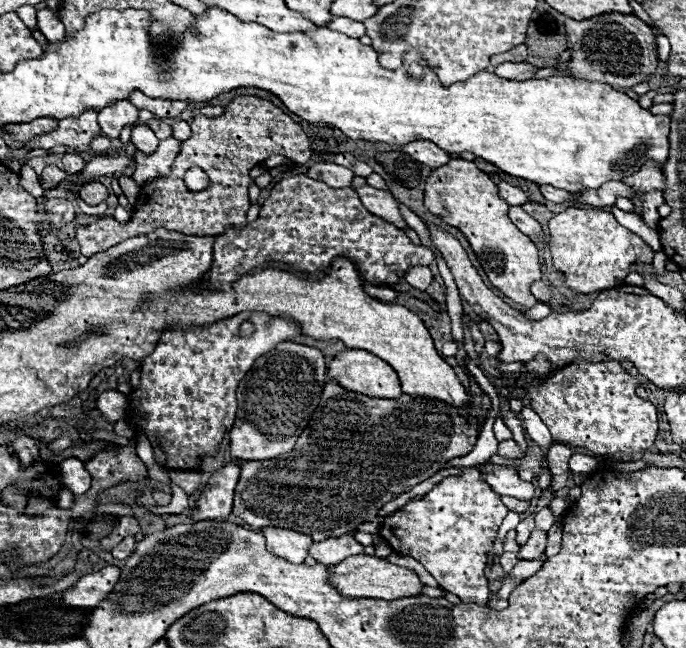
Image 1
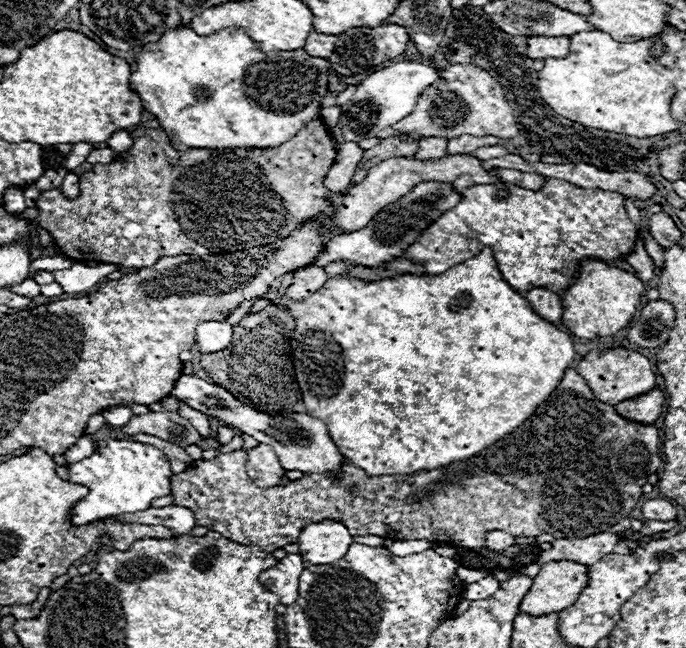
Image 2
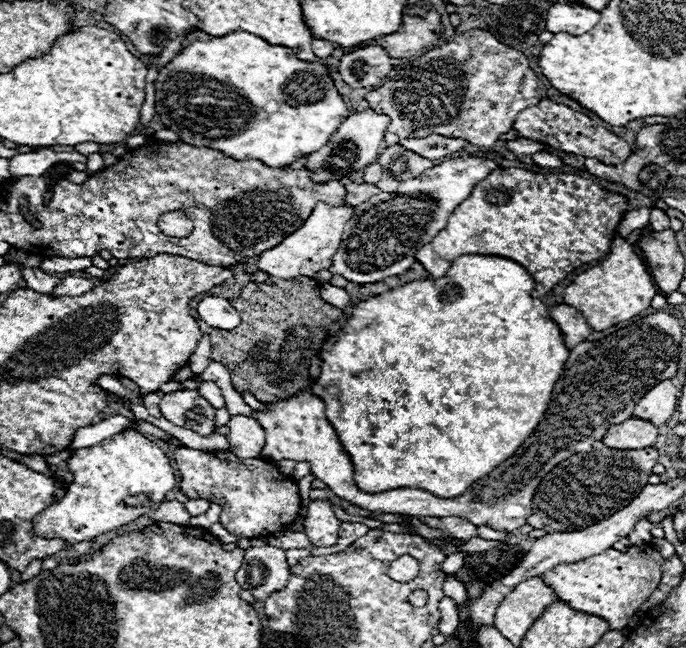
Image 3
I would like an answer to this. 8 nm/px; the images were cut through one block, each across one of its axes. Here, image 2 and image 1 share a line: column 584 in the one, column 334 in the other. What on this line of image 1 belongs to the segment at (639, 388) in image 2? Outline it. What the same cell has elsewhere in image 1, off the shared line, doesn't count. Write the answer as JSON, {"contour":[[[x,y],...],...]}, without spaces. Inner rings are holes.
{"contour":[[[366,350],[338,352],[328,366],[328,378],[350,392],[372,398],[394,398],[402,394],[396,372]]]}

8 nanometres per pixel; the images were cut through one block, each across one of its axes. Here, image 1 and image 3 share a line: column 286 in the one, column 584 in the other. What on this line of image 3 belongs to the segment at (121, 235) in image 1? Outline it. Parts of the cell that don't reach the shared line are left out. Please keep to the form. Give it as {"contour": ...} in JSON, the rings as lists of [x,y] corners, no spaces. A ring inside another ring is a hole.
{"contour":[[[544,98],[540,104],[530,106],[528,110],[522,110],[514,122],[514,130],[528,140],[538,140],[542,144],[548,144],[560,152],[566,154],[574,154],[574,156],[584,156],[584,158],[596,158],[602,164],[614,166],[624,162],[630,156],[630,146],[622,140],[616,138],[616,134],[594,126],[594,120],[590,120],[588,116],[570,110],[568,106],[556,104],[548,98]]]}

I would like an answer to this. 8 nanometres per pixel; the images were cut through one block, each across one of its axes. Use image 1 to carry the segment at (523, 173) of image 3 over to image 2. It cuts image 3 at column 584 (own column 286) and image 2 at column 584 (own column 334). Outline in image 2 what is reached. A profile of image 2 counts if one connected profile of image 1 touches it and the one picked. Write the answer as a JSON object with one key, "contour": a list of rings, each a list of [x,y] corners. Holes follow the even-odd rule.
{"contour":[[[546,178],[540,192],[524,190],[514,184],[476,184],[464,188],[462,200],[436,218],[420,238],[408,246],[406,256],[422,264],[426,274],[436,276],[490,246],[502,278],[514,290],[528,292],[532,288],[548,288],[562,296],[564,290],[574,284],[584,258],[602,262],[628,258],[638,238],[638,228],[624,208],[622,194],[598,188],[586,190]]]}

